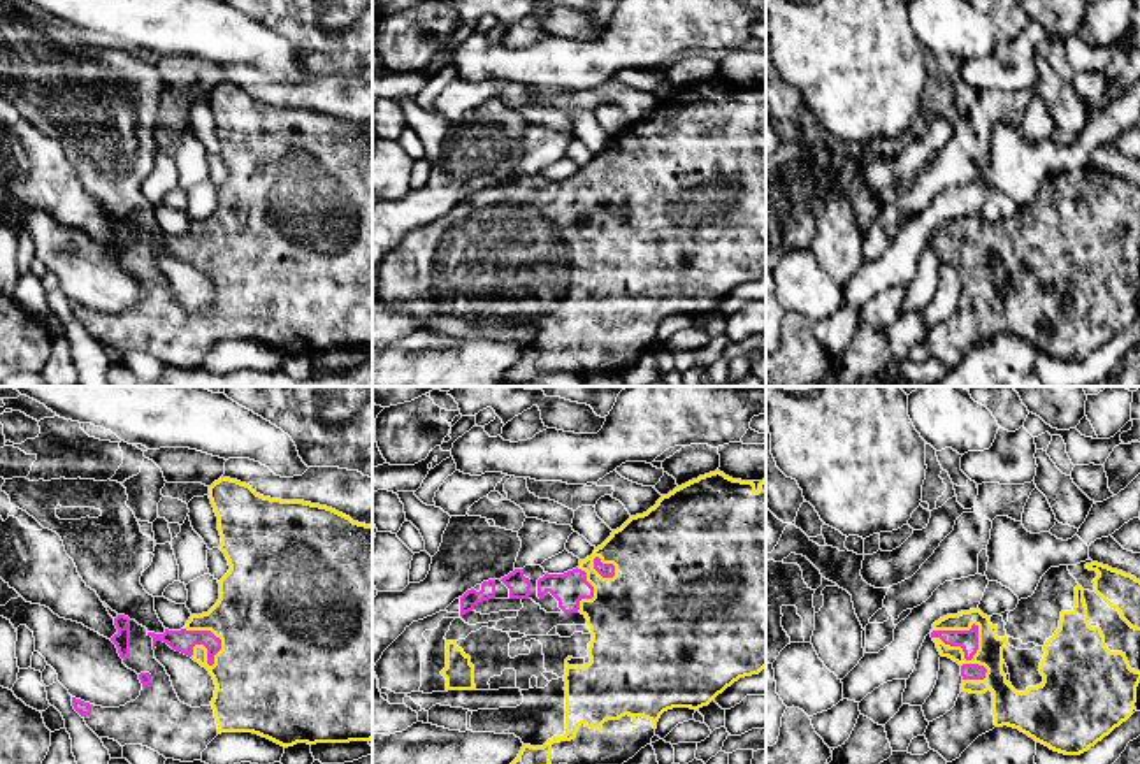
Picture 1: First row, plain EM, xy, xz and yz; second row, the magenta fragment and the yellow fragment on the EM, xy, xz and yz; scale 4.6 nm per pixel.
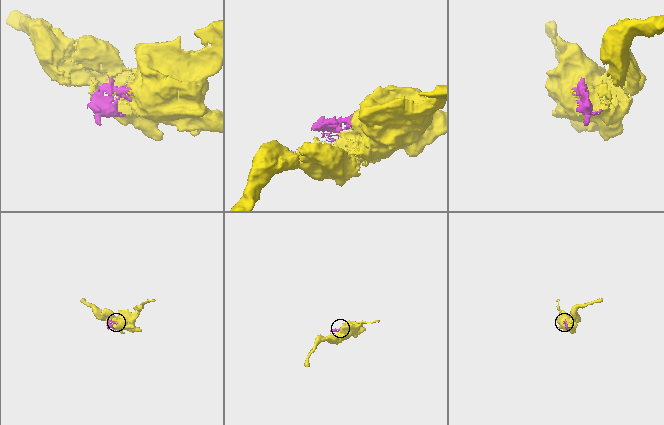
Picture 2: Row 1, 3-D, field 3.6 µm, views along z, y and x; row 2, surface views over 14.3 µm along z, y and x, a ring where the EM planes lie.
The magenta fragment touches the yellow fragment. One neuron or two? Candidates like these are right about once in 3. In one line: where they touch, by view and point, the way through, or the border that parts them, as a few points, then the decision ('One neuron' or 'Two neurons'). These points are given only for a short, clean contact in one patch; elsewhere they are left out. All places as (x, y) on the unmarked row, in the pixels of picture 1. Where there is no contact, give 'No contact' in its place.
Touches magenta at yz (977, 241). One neuron

